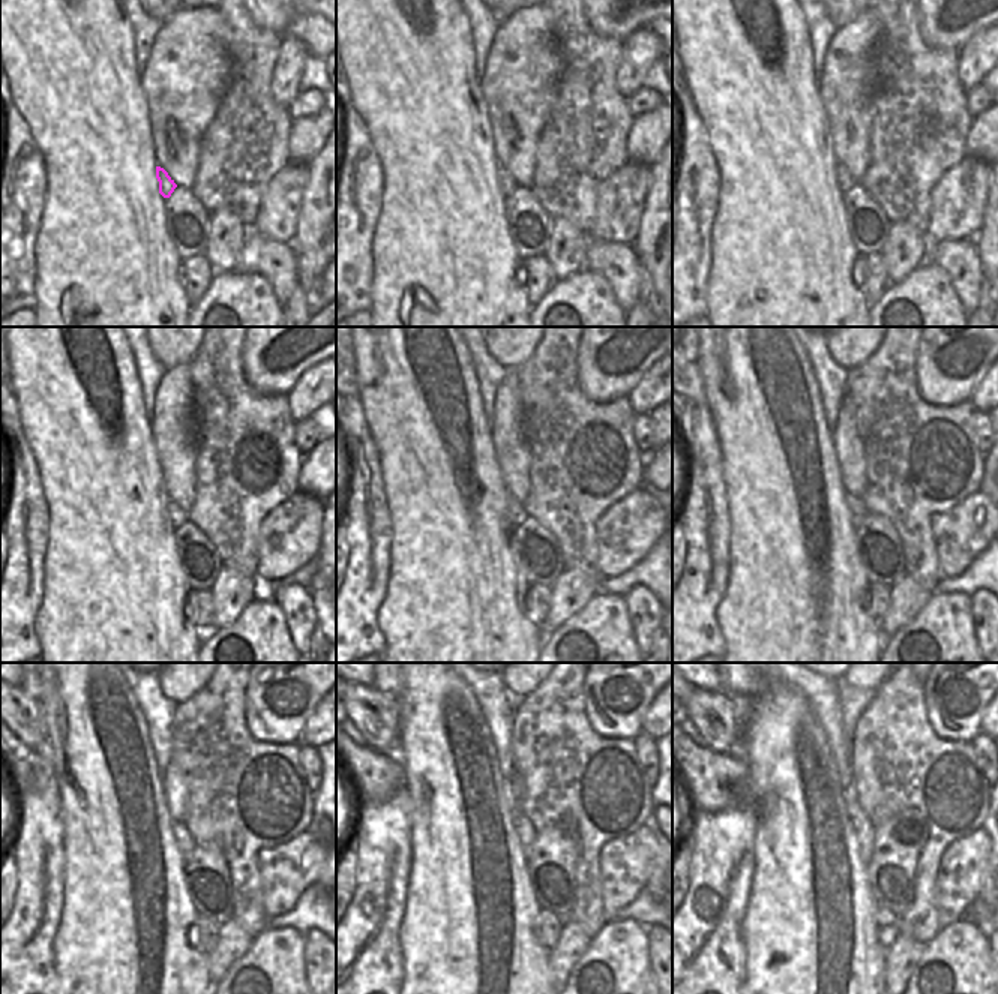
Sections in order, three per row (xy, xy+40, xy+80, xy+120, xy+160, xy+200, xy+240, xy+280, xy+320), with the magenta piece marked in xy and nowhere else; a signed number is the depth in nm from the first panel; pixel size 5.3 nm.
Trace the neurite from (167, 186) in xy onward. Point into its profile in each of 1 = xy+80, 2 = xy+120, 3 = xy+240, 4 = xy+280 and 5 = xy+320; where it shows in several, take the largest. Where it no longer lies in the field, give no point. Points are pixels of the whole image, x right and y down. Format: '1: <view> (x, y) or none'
1: xy+80 (845, 180)
2: xy+120 (176, 516)
3: xy+240 (185, 841)
4: xy+280 (527, 834)
5: xy+320 (863, 828)

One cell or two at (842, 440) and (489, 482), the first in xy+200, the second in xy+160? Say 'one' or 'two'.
two

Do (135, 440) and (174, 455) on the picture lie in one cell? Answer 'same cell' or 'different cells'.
different cells

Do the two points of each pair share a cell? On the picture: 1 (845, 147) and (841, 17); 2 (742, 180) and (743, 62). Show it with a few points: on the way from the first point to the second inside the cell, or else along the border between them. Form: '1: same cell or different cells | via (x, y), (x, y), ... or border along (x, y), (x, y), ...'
1: different cells | border along (859, 15), (838, 27)
2: same cell | via (743, 150), (743, 92)

